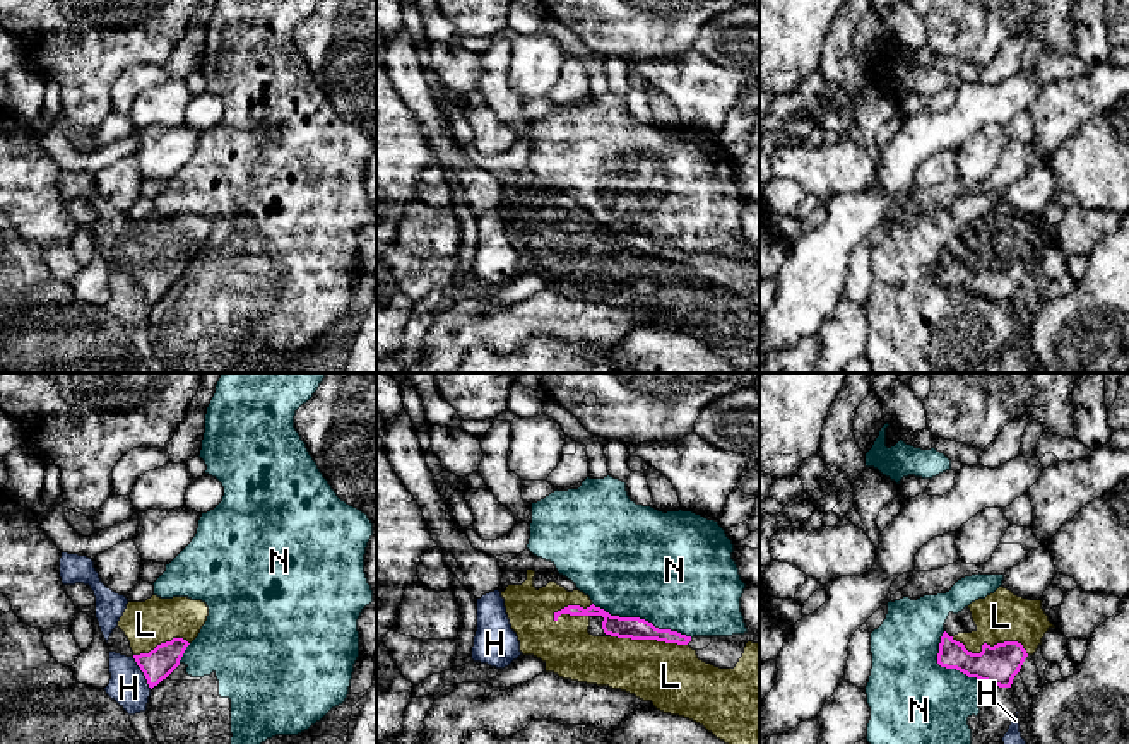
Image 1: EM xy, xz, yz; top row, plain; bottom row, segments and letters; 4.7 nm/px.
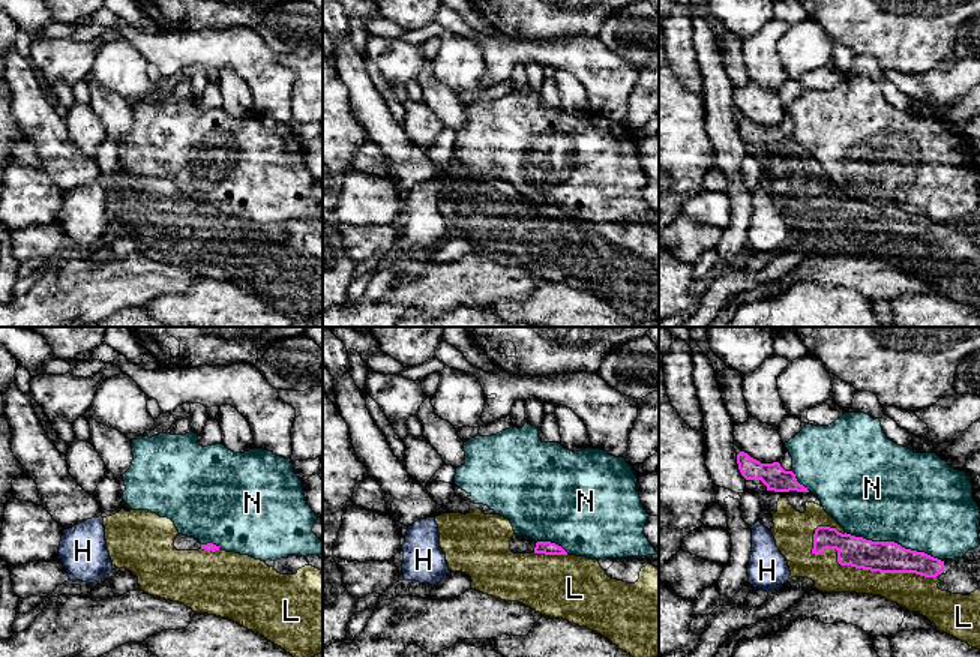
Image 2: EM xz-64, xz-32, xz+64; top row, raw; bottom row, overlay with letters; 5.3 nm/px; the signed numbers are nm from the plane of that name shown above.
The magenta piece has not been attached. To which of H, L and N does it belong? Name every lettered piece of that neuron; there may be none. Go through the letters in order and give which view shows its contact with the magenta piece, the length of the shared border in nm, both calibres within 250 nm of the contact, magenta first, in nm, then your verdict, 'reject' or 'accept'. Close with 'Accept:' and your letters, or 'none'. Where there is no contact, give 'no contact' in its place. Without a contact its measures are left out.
H: contact in xy; length 180 nm; calibres 150 and 180 nm; reject
L: contact in yz; length 380 nm; calibres 180 and 240 nm; accept
N: contact in xz; length 500 nm; calibres 110 and 500 nm; reject
Accept: L

